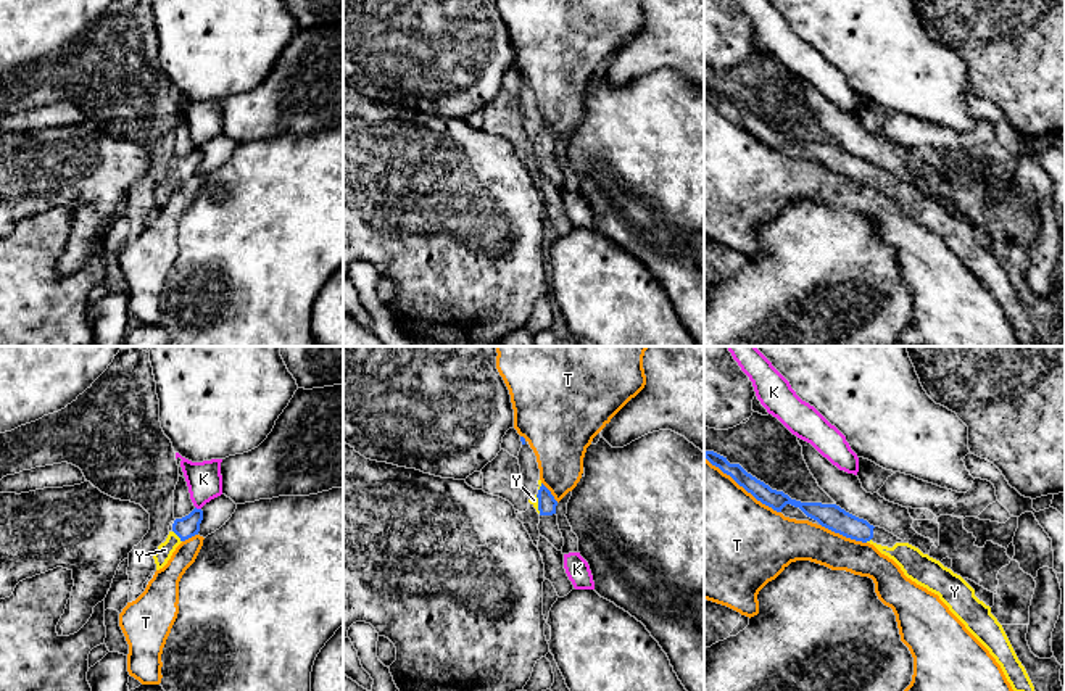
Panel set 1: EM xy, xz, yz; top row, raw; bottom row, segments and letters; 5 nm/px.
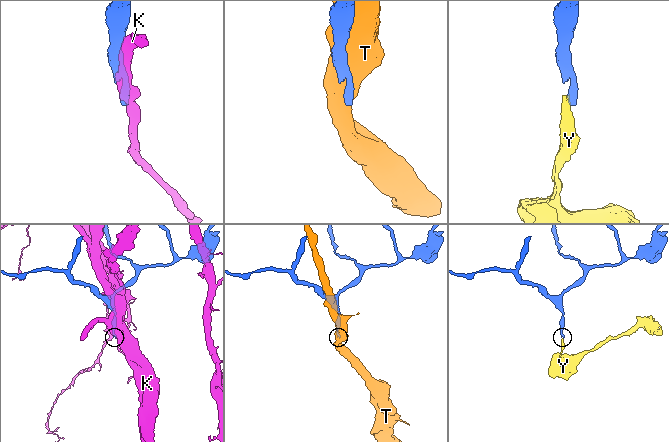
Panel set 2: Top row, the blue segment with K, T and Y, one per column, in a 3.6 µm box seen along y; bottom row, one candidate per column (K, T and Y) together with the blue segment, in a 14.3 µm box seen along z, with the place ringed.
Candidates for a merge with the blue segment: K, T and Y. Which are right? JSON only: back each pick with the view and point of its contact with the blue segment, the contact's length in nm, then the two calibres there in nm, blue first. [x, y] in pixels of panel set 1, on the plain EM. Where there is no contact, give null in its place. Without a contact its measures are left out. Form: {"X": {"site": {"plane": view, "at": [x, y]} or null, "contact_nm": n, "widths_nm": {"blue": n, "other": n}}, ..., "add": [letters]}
{"Y": {"site": {"plane": "xy", "at": [178, 174]}, "contact_nm": 80, "widths_nm": {"blue": 110, "other": 80}}, "add": ["Y"]}

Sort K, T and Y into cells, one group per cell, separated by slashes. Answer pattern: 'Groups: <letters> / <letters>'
Groups: K / T / Y

